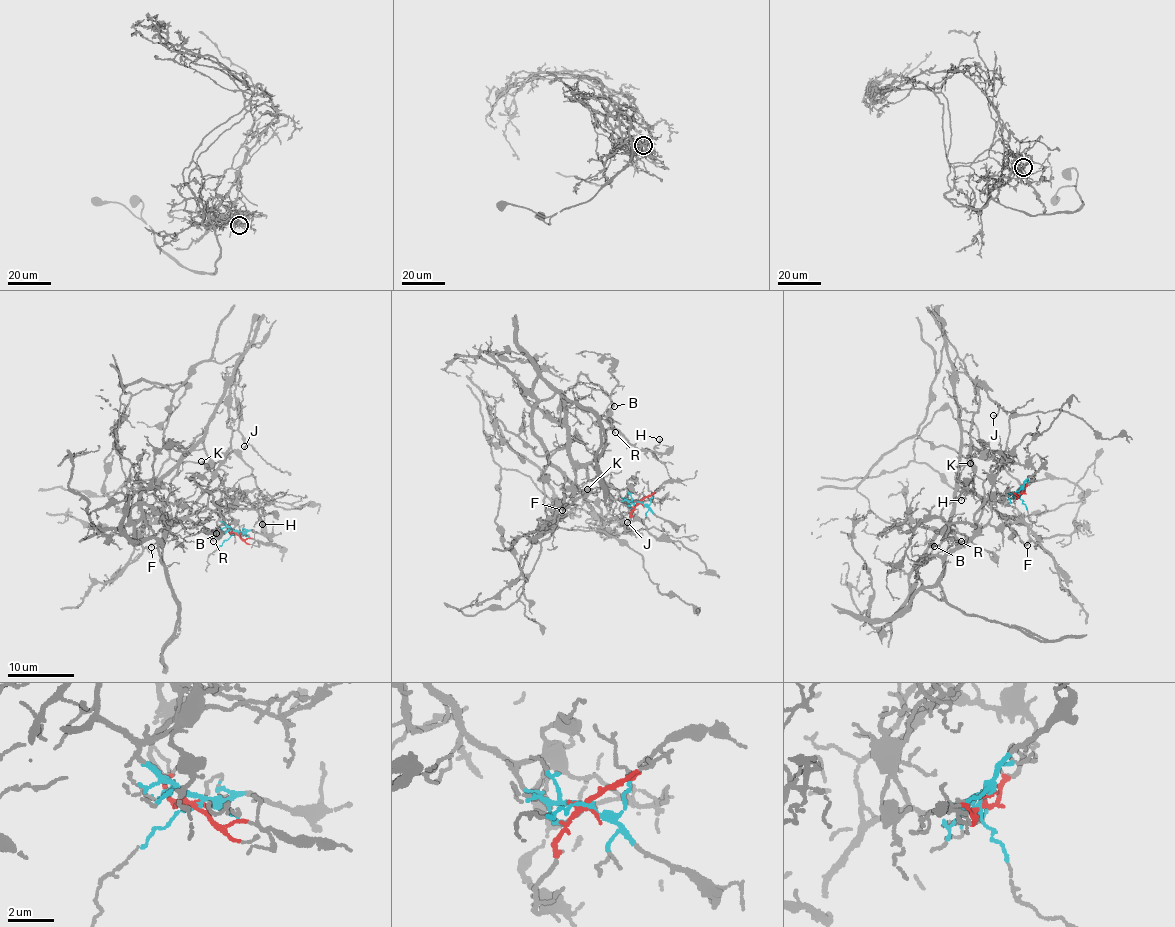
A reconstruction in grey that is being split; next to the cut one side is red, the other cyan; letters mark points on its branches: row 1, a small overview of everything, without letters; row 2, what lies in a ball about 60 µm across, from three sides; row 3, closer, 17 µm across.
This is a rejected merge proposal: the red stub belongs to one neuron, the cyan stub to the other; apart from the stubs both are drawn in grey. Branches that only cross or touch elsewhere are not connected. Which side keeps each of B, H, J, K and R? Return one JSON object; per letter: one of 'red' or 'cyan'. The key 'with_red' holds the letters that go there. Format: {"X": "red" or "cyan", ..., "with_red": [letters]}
{"B": "cyan", "H": "cyan", "J": "red", "K": "cyan", "R": "cyan", "with_red": ["J"]}

